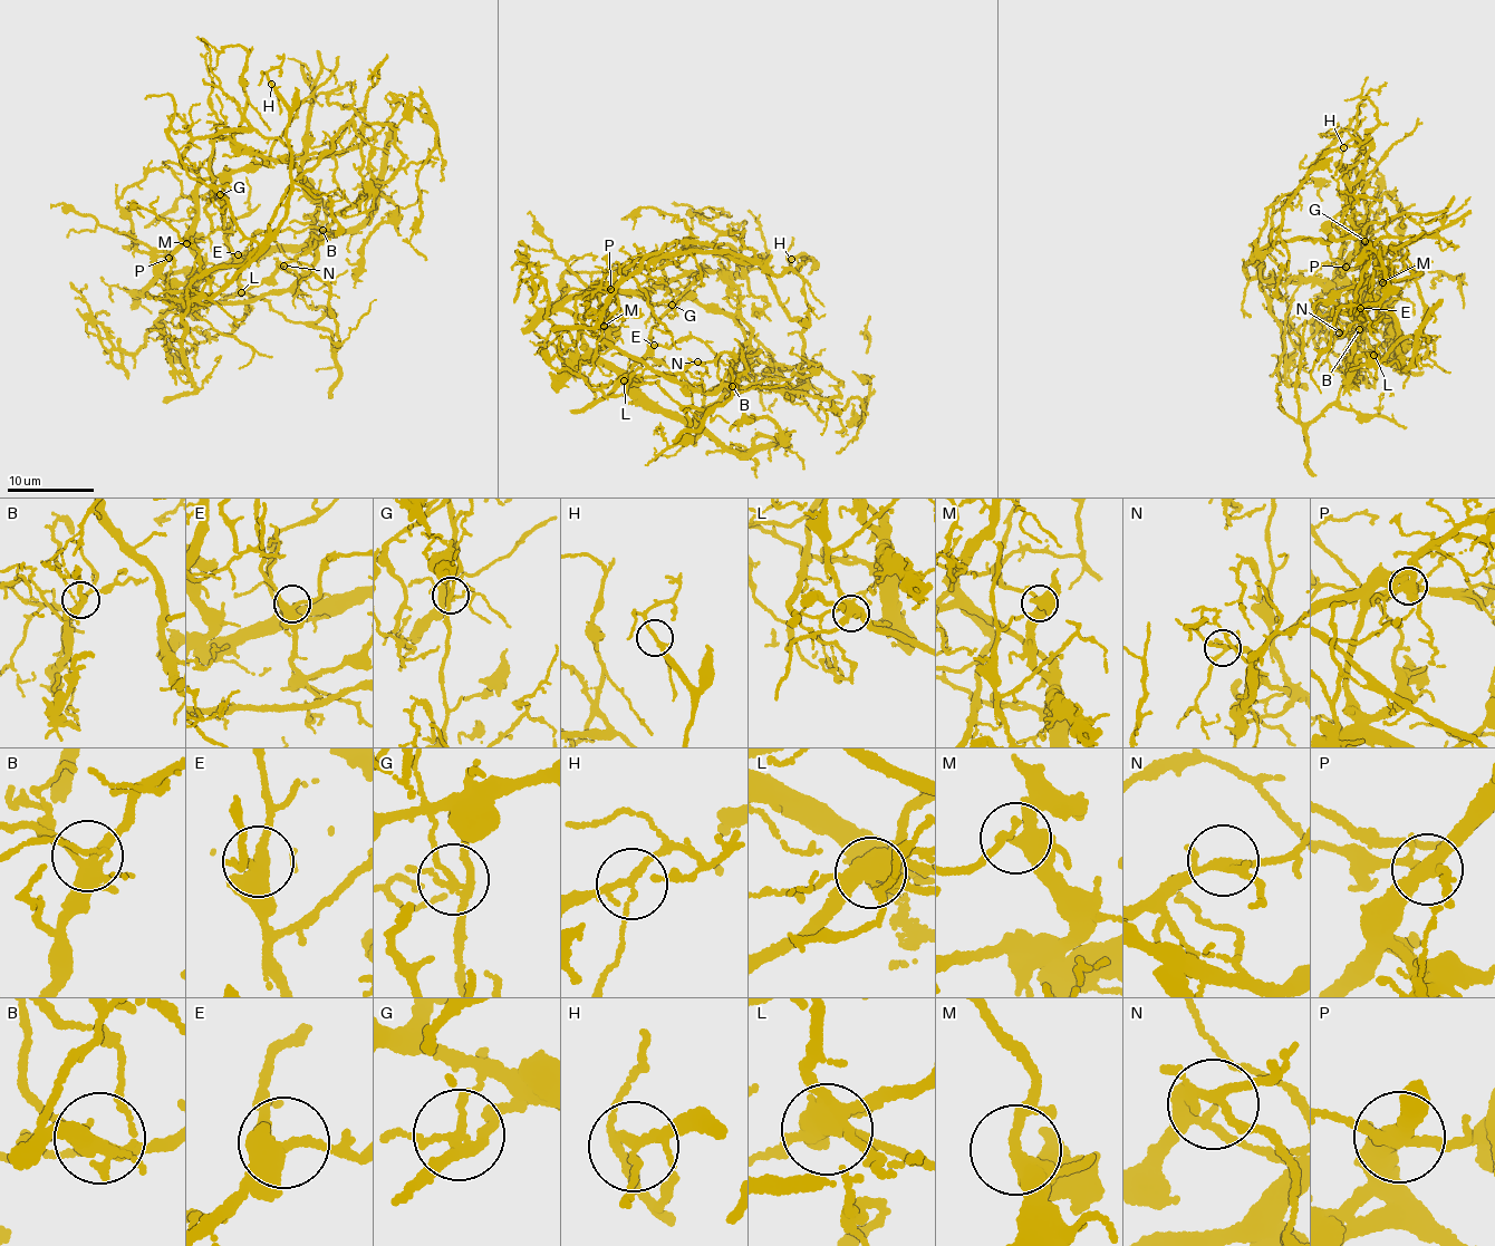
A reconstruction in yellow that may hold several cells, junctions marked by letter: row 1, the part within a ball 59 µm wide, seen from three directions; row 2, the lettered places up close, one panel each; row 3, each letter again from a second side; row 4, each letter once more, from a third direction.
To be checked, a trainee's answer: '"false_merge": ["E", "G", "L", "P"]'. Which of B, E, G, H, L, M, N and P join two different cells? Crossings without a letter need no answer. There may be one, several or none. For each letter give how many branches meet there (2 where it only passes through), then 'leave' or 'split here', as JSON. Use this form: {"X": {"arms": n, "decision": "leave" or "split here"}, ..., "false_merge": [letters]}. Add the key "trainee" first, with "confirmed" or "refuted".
{"trainee": "refuted", "B": {"arms": 5, "decision": "leave"}, "E": {"arms": 4, "decision": "leave"}, "G": {"arms": 4, "decision": "split here"}, "H": {"arms": 4, "decision": "leave"}, "L": {"arms": 5, "decision": "split here"}, "M": {"arms": 4, "decision": "leave"}, "N": {"arms": 4, "decision": "leave"}, "P": {"arms": 4, "decision": "split here"}, "false_merge": ["G", "L", "P"]}

